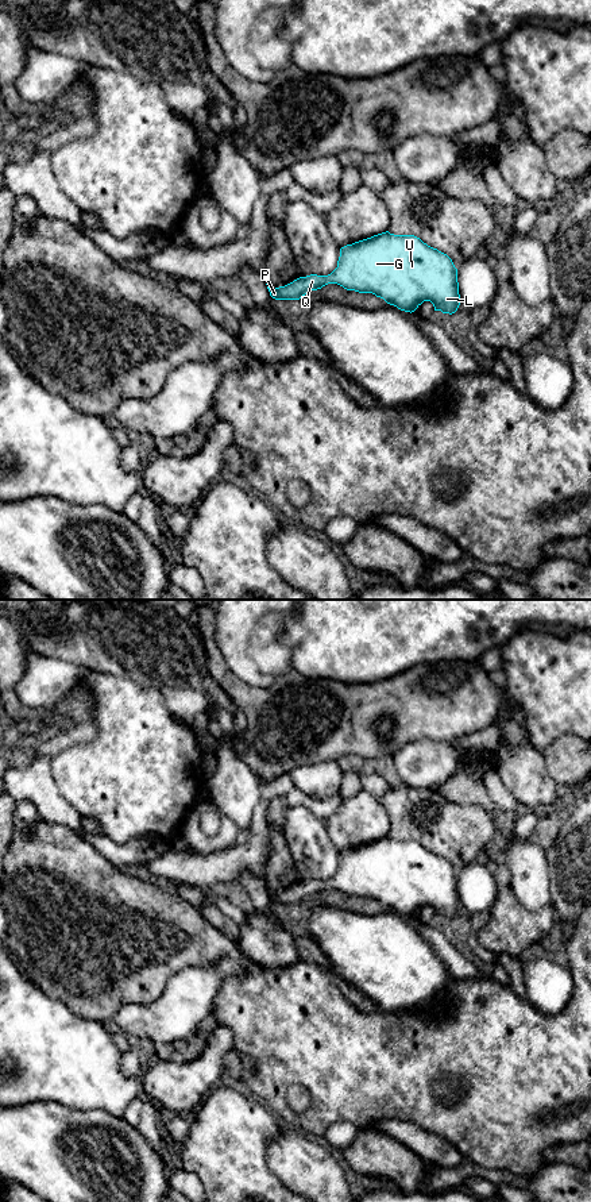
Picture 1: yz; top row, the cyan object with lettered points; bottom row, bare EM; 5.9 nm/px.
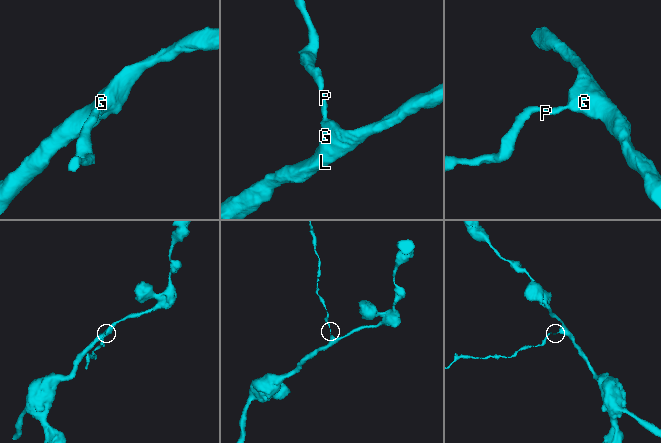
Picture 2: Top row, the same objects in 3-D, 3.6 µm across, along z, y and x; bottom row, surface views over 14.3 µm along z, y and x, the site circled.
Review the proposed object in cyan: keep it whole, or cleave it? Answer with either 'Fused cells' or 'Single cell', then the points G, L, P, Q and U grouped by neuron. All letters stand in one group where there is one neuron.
Single cell. Groups: G L P Q U

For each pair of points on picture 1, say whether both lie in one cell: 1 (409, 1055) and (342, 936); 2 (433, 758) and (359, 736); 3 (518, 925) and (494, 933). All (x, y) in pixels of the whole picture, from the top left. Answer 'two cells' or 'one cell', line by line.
1: two cells
2: two cells
3: one cell

